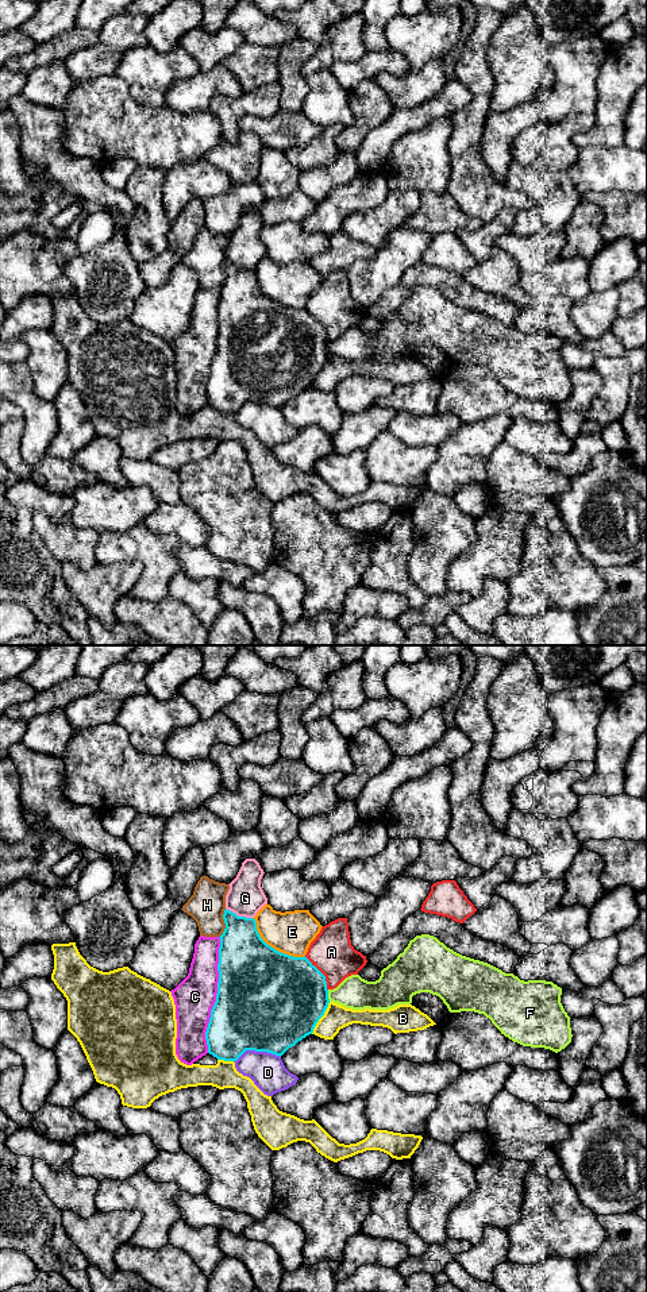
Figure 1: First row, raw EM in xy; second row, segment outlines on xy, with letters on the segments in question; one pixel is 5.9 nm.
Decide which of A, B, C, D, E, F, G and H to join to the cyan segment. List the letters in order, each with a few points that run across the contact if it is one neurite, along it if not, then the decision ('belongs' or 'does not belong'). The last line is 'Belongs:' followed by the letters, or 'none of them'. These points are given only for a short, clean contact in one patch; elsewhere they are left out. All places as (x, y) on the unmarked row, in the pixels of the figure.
A: line xy (304, 308), (324, 328), (327, 342); does not belong
B: does not belong
C: does not belong
D: does not belong
E: does not belong
F: line xy (327, 342), (330, 353); does not belong
G: does not belong
H: does not belong
Belongs: none of them

